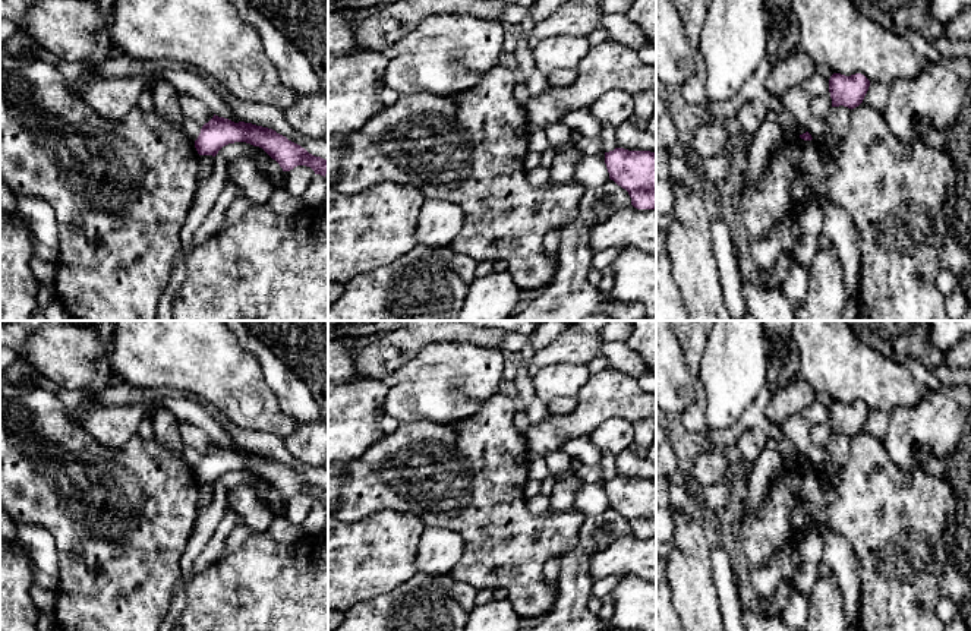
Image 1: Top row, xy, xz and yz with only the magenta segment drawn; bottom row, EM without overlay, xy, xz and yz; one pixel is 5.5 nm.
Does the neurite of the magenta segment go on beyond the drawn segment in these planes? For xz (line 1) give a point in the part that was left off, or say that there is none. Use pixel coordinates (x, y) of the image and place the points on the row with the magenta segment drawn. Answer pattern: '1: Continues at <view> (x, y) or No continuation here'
1: No continuation here

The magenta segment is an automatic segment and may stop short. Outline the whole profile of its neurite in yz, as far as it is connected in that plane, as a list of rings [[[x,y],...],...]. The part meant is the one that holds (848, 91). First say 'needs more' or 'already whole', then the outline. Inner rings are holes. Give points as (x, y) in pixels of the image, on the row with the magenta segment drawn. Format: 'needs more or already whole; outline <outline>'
already whole; outline [[[833,73],[829,79],[829,92],[832,98],[832,107],[858,107],[870,86],[870,81],[861,75],[855,73],[851,76],[845,76],[841,73]]]

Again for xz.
already whole; outline [[[615,148],[605,152],[609,179],[625,189],[637,209],[656,209],[656,152]]]

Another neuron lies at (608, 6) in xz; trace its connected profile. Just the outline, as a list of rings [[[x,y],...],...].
[[[602,0],[599,7],[603,13],[621,12],[627,13],[633,4],[633,0]]]

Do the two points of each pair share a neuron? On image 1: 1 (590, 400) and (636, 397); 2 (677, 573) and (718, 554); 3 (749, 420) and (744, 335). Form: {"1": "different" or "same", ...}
{"1": "same", "2": "different", "3": "different"}

